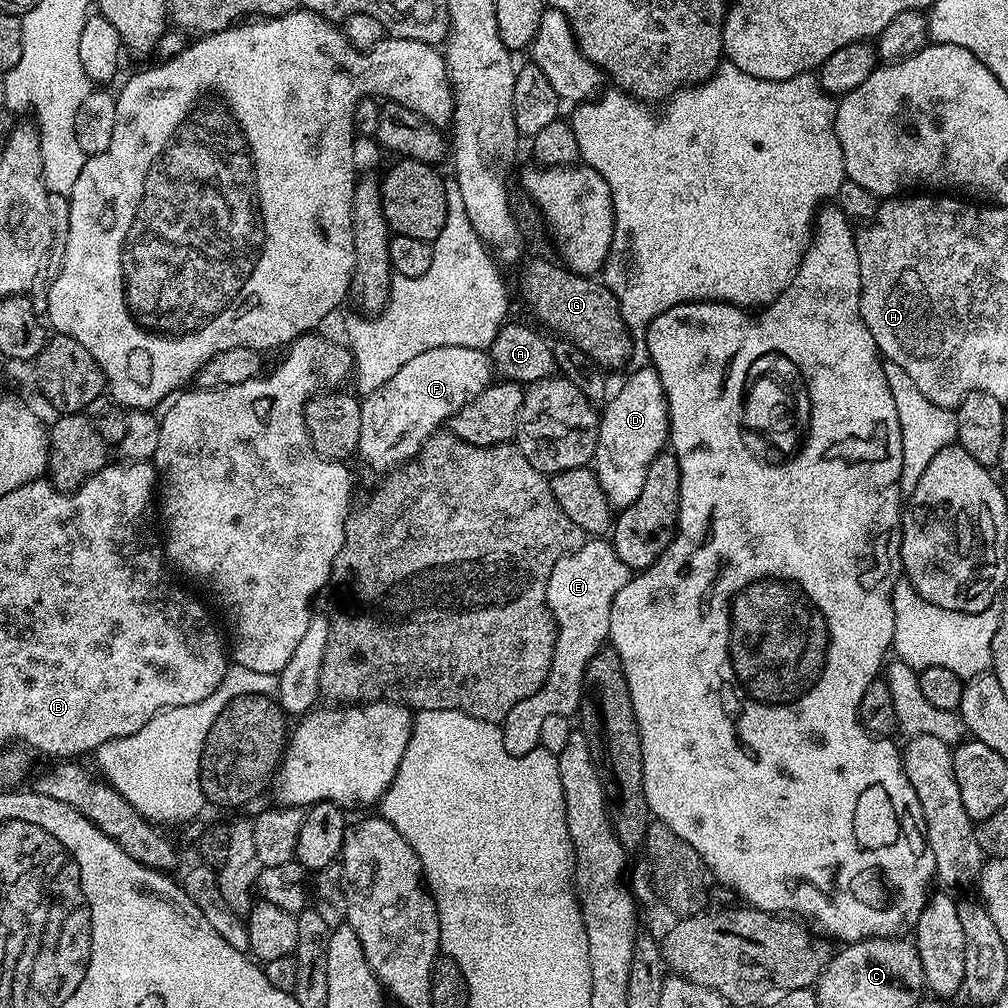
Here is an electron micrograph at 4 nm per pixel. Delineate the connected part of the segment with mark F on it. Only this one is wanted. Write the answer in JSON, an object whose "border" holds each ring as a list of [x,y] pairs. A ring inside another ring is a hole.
{"border":[[[438,346],[410,358],[382,386],[360,400],[362,434],[359,459],[376,460],[383,470],[392,470],[420,452],[420,447],[451,421],[452,415],[472,397],[493,383],[492,357],[485,349],[466,346]]]}

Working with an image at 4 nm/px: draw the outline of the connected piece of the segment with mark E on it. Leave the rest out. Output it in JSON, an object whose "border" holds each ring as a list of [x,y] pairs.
{"border":[[[604,538],[585,539],[581,548],[558,561],[548,579],[546,602],[556,621],[556,645],[546,682],[530,698],[522,698],[502,721],[502,742],[511,756],[525,756],[541,747],[539,734],[548,712],[570,709],[580,691],[580,674],[590,658],[609,643],[610,610],[618,590],[626,586],[630,569]]]}

